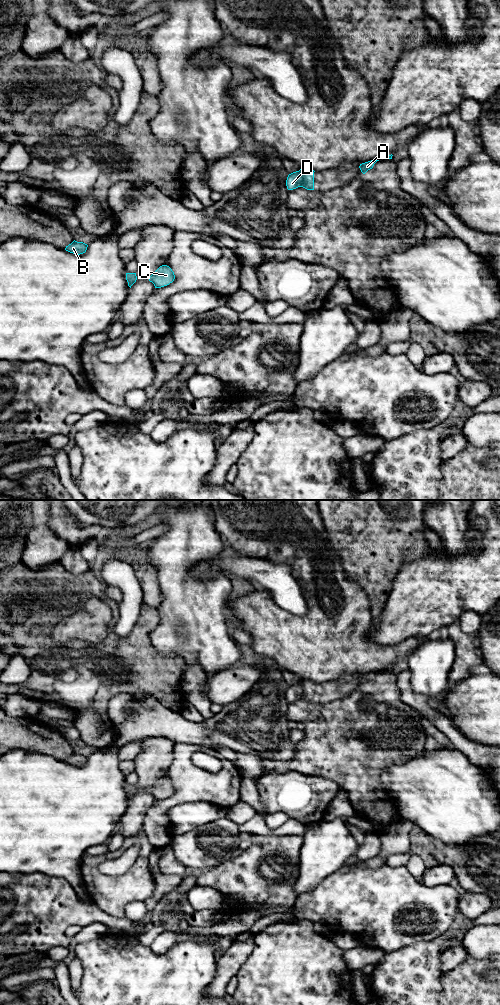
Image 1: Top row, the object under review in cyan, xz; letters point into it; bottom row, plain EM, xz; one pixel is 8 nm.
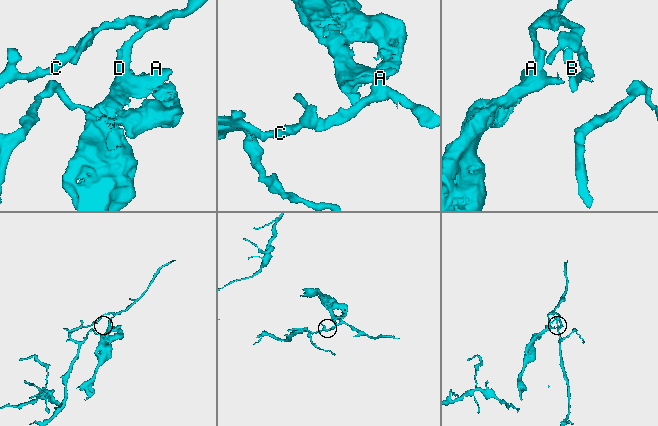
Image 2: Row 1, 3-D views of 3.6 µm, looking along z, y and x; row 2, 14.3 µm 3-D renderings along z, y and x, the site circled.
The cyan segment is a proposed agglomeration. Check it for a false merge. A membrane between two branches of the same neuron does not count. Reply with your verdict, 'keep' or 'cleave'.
cleave

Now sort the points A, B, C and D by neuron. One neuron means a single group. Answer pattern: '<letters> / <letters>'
A / B C D

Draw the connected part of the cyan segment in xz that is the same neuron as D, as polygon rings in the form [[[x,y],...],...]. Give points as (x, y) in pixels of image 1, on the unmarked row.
[[[300,682],[289,686],[286,692],[287,701],[293,702],[298,699],[301,699],[302,692],[303,692],[303,688]]]

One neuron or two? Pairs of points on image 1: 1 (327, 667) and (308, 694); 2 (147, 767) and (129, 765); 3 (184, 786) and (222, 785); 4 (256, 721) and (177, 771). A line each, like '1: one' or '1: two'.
1: two
2: two
3: one
4: two

